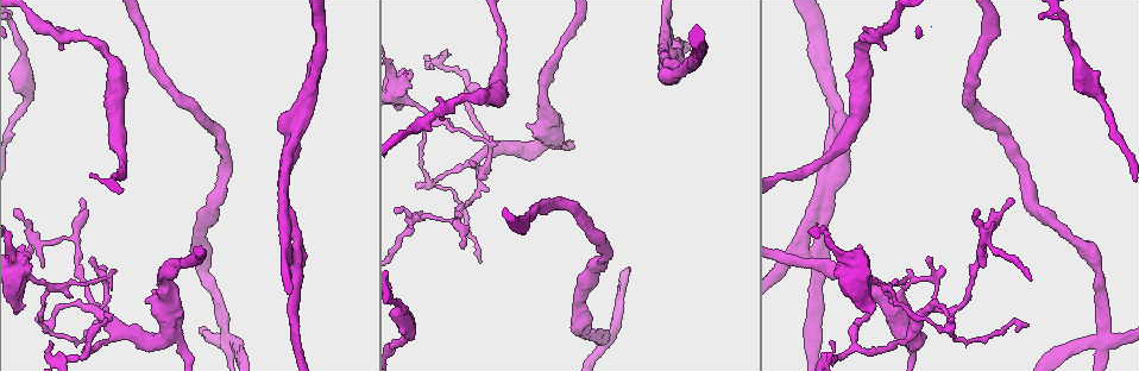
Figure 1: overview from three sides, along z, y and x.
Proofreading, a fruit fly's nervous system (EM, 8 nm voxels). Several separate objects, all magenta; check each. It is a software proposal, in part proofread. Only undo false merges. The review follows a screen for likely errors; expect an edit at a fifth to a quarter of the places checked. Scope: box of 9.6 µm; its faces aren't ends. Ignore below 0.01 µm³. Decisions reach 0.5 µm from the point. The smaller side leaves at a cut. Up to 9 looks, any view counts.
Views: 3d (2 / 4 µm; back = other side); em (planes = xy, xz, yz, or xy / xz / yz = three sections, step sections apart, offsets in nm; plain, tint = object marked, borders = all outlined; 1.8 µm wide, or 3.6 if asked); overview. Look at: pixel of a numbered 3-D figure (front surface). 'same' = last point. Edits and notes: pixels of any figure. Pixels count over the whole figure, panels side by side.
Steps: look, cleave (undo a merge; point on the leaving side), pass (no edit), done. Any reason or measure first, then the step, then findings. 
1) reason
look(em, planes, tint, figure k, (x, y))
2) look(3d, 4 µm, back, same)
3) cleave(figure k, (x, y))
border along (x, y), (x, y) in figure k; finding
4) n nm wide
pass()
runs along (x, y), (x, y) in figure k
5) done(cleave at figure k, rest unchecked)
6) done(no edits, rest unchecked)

sharp bend
look(em, xz, step 4, tint, figure 1, (435, 122))

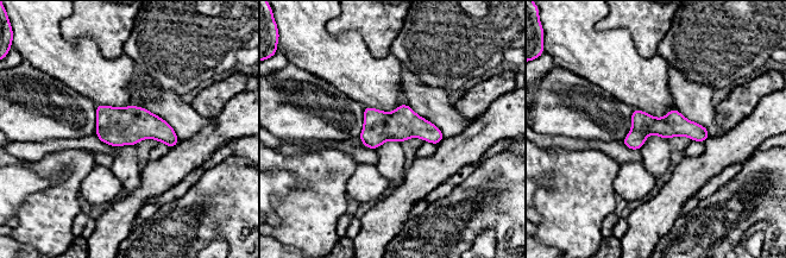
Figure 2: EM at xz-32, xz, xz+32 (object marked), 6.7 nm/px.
look(em, planes, tint, same)

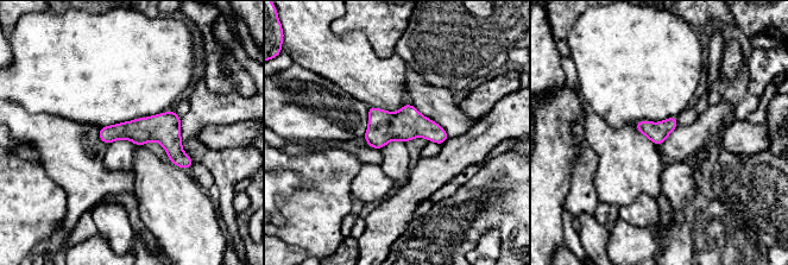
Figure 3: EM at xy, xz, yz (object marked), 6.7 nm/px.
140 nm wide
pass()
runs along (102, 131), (156, 131), (189, 163) in figure 3; continuous, no second neuron

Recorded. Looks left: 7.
arms part here
look(em, yz, step 16, borders, figure 1, (425, 183))

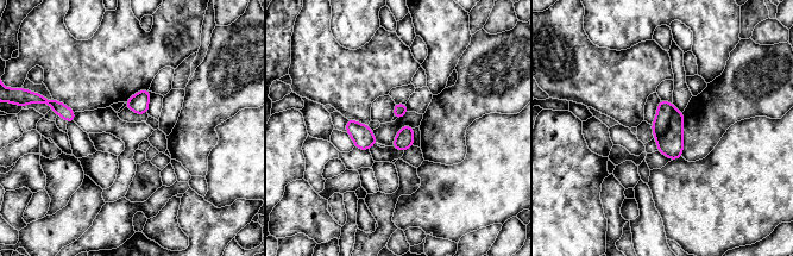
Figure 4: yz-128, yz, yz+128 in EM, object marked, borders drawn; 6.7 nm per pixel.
look(em, planes, borders, same)

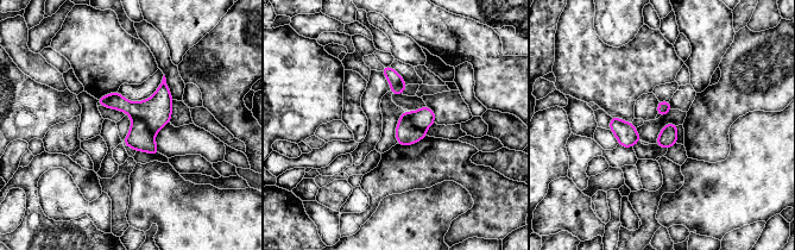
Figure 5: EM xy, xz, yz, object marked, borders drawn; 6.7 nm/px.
cleave(figure 5, (139, 138))
border along (132, 117), (138, 117), (153, 136) in figure 5; two neurons meet here

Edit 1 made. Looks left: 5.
sharp bend
look(3d, 2 µm, back, figure 1, (607, 339))

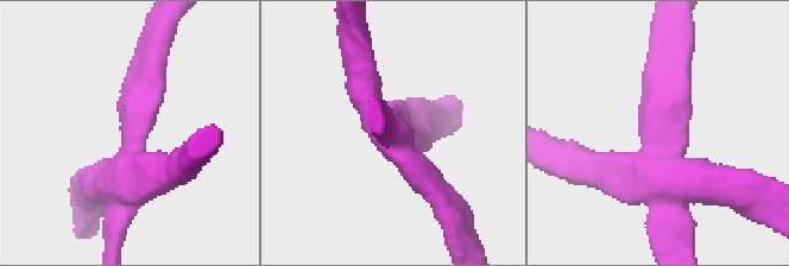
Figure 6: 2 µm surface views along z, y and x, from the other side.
now the EM
look(em, planes, tint, figure 6, (656, 151))

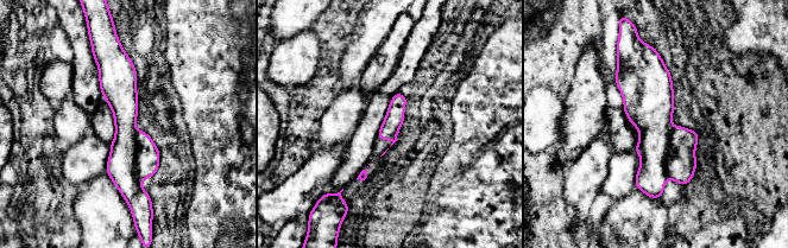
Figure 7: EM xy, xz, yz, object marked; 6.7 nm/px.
130 nm wide
cleave(figure 7, (680, 161))
border along (672, 127), (664, 160), (667, 177) in figure 7; a second neuron is stuck on

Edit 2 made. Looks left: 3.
look(em, 3.6 µm, xz, step 16, tint, figure 1, (905, 333))

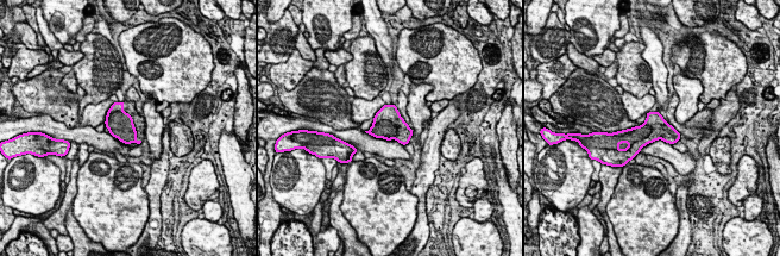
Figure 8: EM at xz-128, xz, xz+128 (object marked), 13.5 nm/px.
pass()
one neuron here

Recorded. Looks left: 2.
done(cleave at figure 5, cleave at figure 7, rest unchecked)

